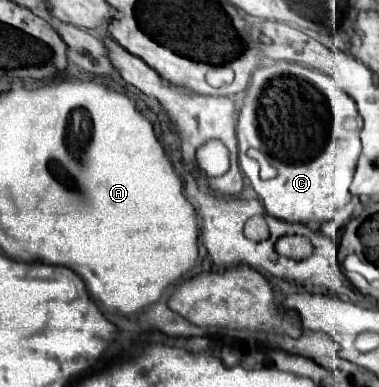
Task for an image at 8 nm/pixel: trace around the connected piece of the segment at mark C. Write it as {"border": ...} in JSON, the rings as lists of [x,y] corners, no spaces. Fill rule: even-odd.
{"border":[[[277,61],[275,65],[257,69],[247,87],[237,121],[239,167],[271,217],[289,223],[321,225],[333,221],[335,211],[351,201],[349,185],[361,153],[361,127],[363,119],[355,109],[355,101],[351,101],[331,77],[297,63]],[[249,147],[255,147],[269,157],[271,165],[279,171],[277,177],[267,181],[259,179],[257,161],[245,155]]]}

